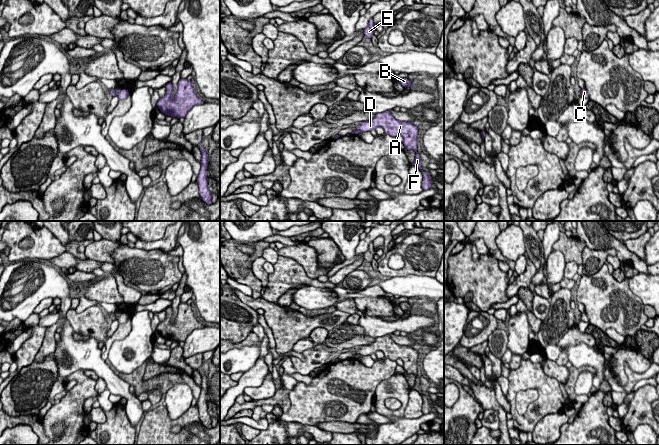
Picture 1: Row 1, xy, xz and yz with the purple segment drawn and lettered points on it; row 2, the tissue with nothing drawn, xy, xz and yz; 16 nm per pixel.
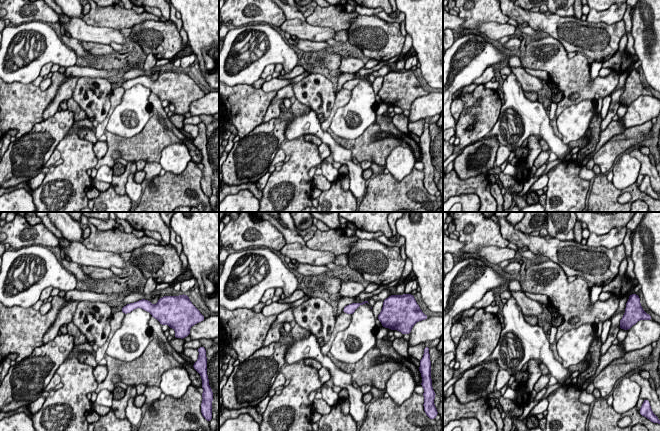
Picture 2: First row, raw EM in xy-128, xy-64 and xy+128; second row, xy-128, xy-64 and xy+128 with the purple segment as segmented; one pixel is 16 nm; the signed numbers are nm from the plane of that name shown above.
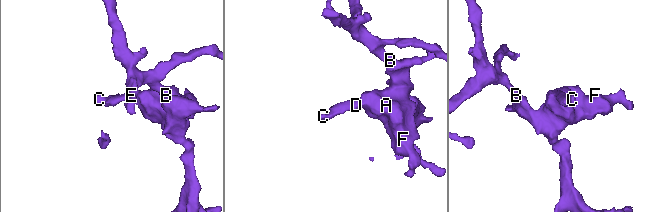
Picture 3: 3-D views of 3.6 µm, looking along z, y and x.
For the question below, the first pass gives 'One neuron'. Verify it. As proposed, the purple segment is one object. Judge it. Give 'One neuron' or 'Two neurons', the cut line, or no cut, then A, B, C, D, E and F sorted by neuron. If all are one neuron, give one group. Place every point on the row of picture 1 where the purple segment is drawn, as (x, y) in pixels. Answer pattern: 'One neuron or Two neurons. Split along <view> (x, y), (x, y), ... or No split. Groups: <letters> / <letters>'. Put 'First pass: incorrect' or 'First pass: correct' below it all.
One neuron. No split. Groups: A B C D E F
First pass: correct

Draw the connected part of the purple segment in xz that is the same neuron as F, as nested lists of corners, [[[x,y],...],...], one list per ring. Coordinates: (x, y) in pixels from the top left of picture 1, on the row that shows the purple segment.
[[[386,111],[384,113],[376,114],[375,118],[370,121],[362,122],[360,125],[355,127],[356,129],[351,134],[358,135],[359,132],[370,132],[376,127],[382,127],[384,129],[384,133],[390,136],[396,137],[397,135],[401,135],[403,137],[403,144],[405,148],[409,151],[414,150],[416,152],[415,161],[411,165],[417,166],[422,172],[423,190],[432,188],[431,177],[428,173],[423,171],[421,158],[417,151],[418,128],[412,122],[399,121],[395,119],[391,115],[390,111]]]

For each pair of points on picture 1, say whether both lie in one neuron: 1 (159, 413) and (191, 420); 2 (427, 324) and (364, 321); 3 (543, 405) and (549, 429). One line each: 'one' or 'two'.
1: one
2: one
3: two

